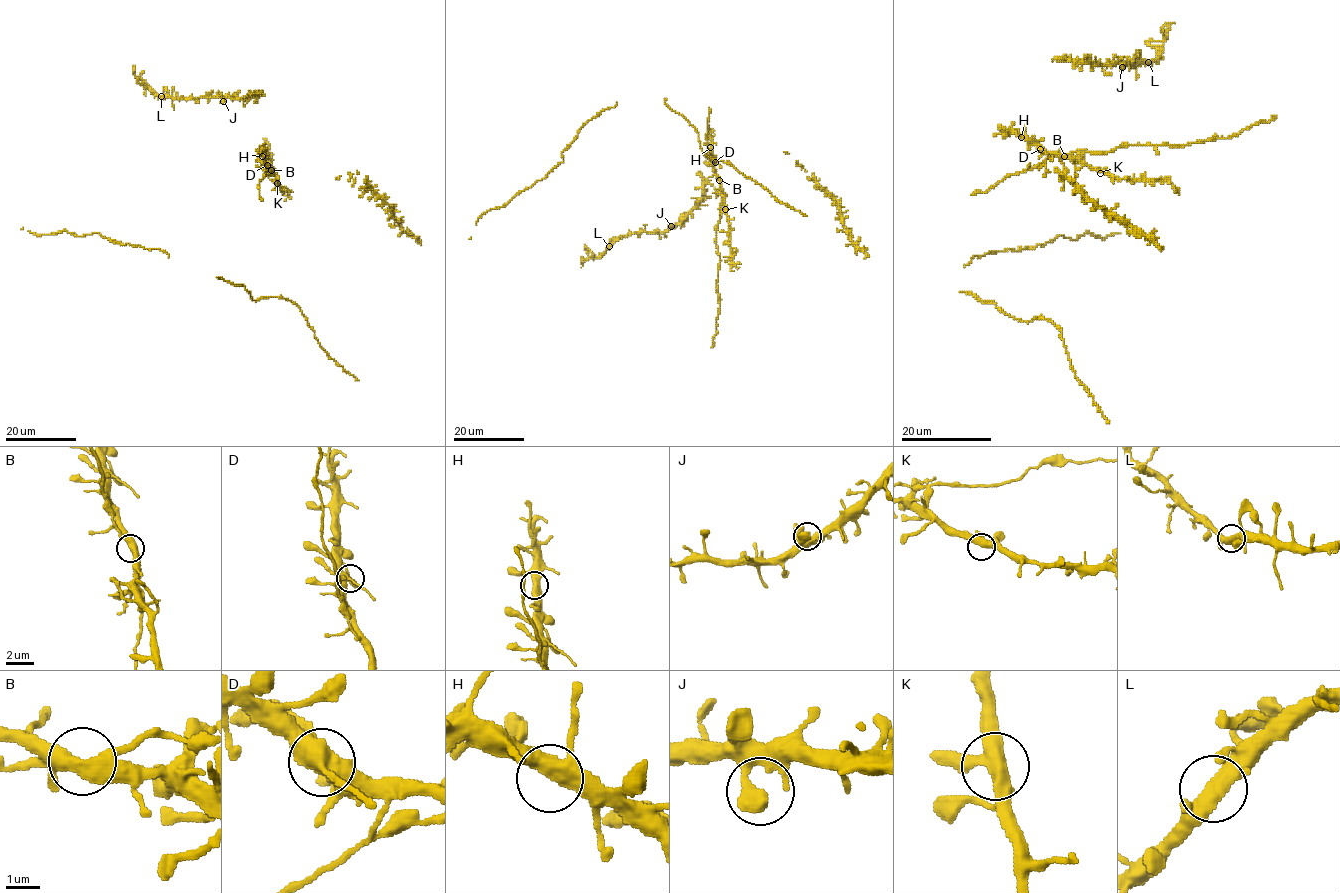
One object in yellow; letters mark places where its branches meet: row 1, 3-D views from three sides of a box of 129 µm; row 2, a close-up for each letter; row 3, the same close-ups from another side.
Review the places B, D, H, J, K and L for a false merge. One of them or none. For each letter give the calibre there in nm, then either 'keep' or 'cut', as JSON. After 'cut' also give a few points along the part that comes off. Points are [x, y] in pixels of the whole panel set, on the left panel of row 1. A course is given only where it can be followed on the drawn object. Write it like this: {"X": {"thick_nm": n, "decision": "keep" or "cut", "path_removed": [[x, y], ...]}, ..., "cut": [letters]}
{"B": {"thick_nm": 500, "decision": "keep"}, "D": {"thick_nm": 420, "decision": "keep"}, "H": {"thick_nm": 400, "decision": "keep"}, "J": {"thick_nm": 550, "decision": "keep"}, "K": {"thick_nm": 400, "decision": "keep"}, "L": {"thick_nm": 400, "decision": "keep"}, "cut": []}

